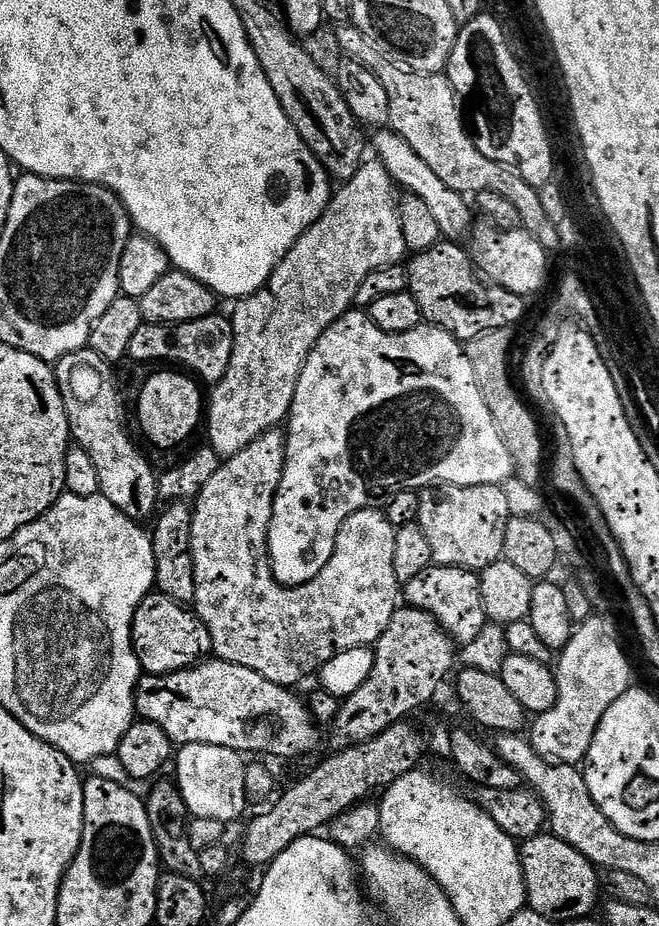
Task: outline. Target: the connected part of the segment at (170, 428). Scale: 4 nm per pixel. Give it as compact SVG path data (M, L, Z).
M164 370L156 372L140 388L140 401L136 404L136 412L140 415L140 428L144 436L156 448L176 448L184 444L196 432L196 427L201 427L202 417L206 412L205 397L200 397L201 385L191 375L180 370Z

